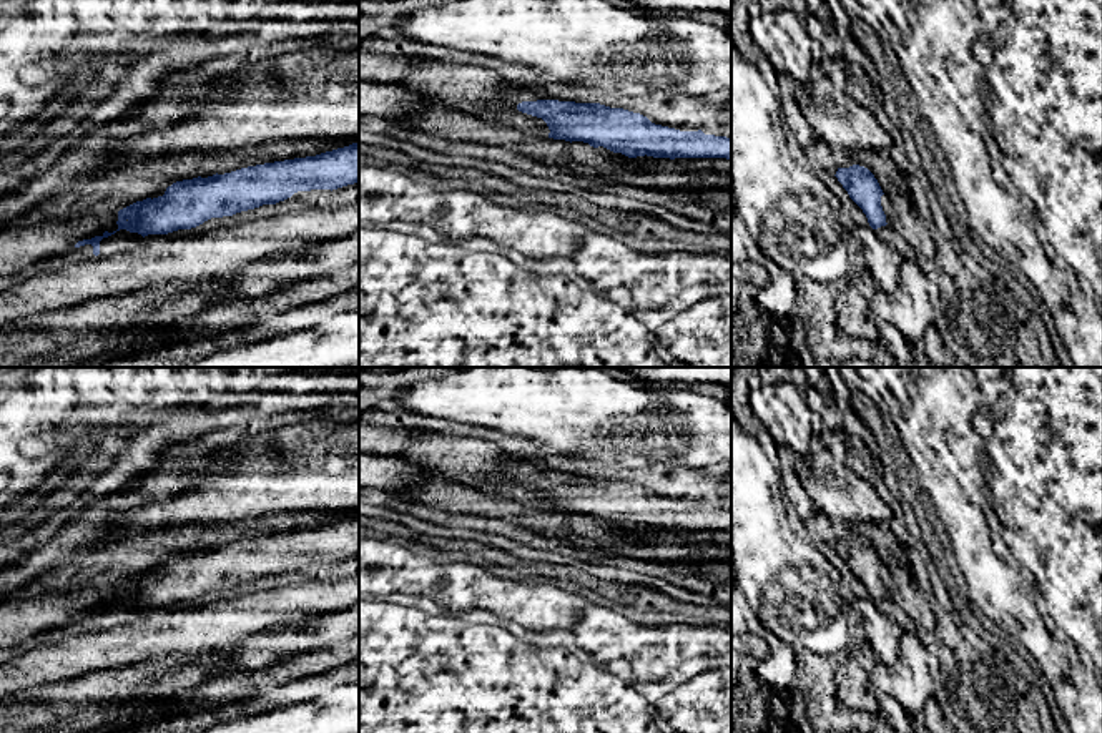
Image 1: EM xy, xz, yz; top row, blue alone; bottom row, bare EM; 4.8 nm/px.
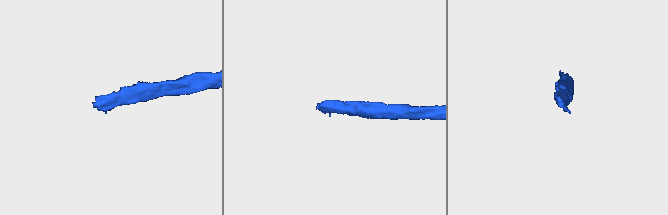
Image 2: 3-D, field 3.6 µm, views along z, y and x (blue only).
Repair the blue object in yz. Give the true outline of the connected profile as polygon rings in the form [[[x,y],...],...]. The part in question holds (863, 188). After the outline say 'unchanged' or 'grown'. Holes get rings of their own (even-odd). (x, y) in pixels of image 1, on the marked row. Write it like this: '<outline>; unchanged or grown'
[[[859,165],[838,168],[834,176],[848,191],[849,198],[863,209],[873,229],[888,224],[881,206],[881,196],[884,193],[868,168]]]; unchanged

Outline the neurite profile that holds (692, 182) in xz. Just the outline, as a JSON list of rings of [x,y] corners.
[[[675,158],[673,193],[711,211],[731,211],[731,160]]]

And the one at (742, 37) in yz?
[[[731,0],[731,42],[748,60],[758,55],[758,45],[751,32],[760,13],[758,0]]]

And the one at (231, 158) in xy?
[[[279,140],[256,148],[218,150],[213,155],[219,160],[218,175],[224,175],[248,166],[316,156],[321,155],[321,151],[311,143]]]

